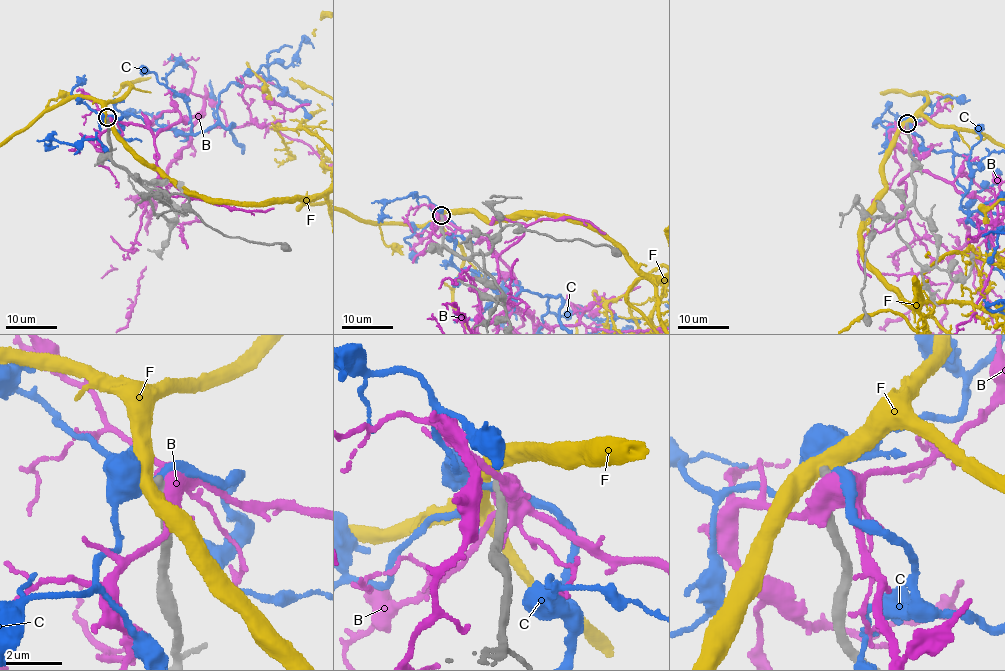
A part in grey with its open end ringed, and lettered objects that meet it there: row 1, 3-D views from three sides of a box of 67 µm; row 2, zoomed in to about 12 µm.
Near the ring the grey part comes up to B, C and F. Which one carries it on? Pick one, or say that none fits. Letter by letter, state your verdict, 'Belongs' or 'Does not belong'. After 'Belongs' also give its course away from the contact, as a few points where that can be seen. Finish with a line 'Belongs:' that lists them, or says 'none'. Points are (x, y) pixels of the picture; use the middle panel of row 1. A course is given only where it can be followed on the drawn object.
B: Does not belong
C: Does not belong
F: Does not belong
Belongs: none

